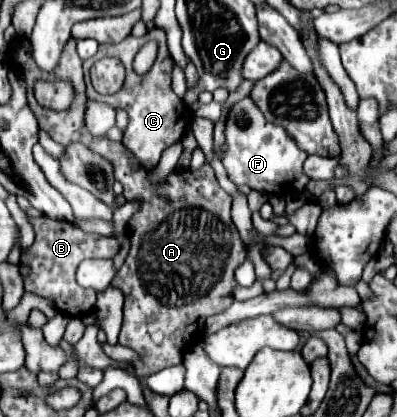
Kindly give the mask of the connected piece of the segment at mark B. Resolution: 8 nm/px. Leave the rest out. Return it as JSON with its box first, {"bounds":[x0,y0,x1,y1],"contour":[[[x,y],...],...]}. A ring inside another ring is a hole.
{"bounds":[21,215,119,317],"contour":[[[45,215],[29,219],[35,231],[35,241],[31,247],[27,247],[21,253],[21,265],[29,267],[27,277],[23,279],[25,291],[31,291],[39,297],[45,297],[53,301],[53,305],[71,317],[83,317],[93,311],[97,293],[93,289],[83,289],[77,279],[75,271],[79,263],[87,257],[103,257],[103,259],[113,259],[119,251],[119,241],[115,237],[103,237],[97,233],[85,233],[81,227],[69,221],[55,221]]]}

